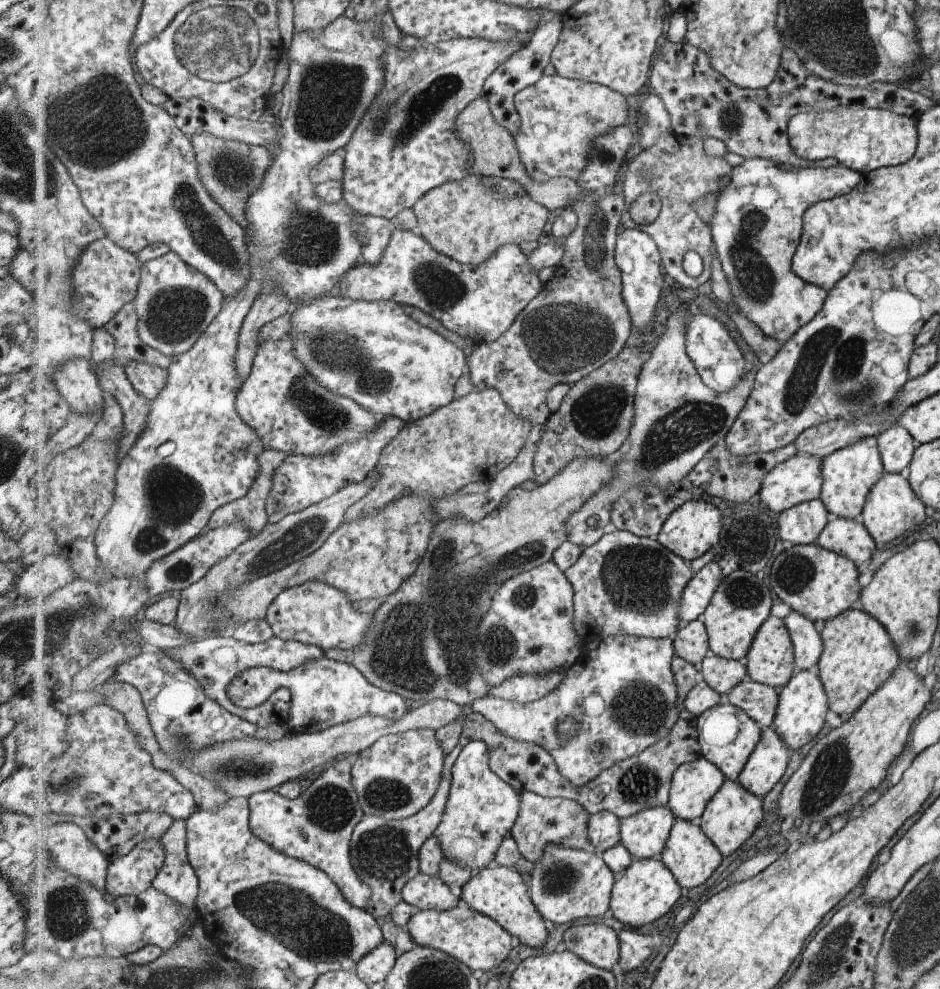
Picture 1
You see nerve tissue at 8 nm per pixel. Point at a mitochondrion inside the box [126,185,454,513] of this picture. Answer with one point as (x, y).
(308, 239)

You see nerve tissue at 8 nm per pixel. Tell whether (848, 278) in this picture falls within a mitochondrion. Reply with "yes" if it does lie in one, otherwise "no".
no

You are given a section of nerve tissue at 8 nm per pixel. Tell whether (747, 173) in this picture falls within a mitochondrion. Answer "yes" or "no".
no

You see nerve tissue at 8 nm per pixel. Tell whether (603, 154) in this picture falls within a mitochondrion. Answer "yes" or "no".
yes

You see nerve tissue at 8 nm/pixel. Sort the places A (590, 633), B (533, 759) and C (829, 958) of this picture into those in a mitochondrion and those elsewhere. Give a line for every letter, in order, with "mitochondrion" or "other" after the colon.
A: other
B: other
C: mitochondrion

